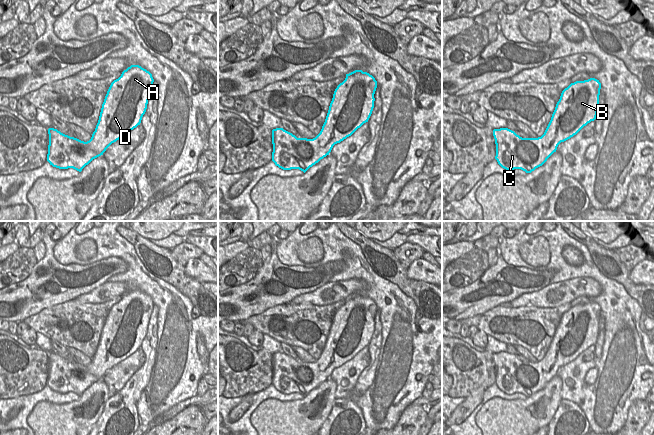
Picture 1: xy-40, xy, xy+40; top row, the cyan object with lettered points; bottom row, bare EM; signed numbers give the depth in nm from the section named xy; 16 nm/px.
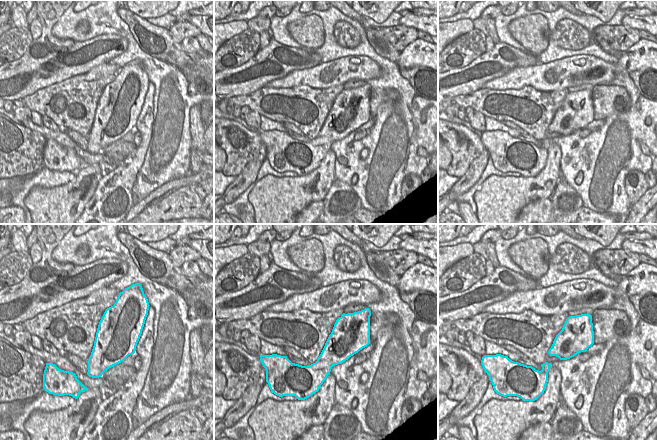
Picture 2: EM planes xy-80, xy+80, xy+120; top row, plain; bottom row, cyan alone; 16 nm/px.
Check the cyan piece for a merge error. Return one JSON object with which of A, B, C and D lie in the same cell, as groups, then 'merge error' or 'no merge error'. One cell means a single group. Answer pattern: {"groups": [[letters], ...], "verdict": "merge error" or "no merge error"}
{"groups": [["A", "B", "C", "D"]], "verdict": "no merge error"}

